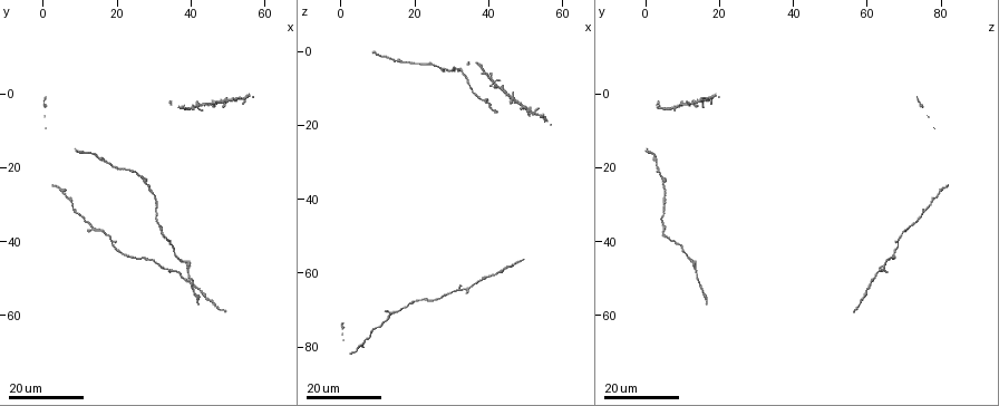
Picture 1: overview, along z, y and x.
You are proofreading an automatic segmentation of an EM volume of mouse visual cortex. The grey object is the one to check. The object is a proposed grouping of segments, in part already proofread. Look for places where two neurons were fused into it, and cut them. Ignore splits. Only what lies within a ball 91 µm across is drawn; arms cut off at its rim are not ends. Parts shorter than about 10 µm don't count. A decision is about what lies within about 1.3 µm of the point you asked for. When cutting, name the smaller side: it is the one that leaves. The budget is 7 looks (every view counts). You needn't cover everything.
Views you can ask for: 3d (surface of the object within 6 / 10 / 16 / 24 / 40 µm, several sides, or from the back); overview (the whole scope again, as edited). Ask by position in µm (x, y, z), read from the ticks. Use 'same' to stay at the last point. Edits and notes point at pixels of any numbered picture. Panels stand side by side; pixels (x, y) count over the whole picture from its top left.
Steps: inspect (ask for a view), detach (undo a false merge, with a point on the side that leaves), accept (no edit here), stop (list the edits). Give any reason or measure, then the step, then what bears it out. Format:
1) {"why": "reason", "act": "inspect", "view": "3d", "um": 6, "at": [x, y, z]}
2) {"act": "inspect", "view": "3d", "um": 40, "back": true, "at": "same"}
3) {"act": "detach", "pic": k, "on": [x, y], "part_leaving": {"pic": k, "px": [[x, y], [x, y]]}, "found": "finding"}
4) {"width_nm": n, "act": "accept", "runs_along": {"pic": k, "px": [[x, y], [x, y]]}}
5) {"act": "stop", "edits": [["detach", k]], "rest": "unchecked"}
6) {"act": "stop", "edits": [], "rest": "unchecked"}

{"why": "thick turns thin", "act": "inspect", "view": "3d", "um": 16, "at": [31.5, 37.5, 5.0]}

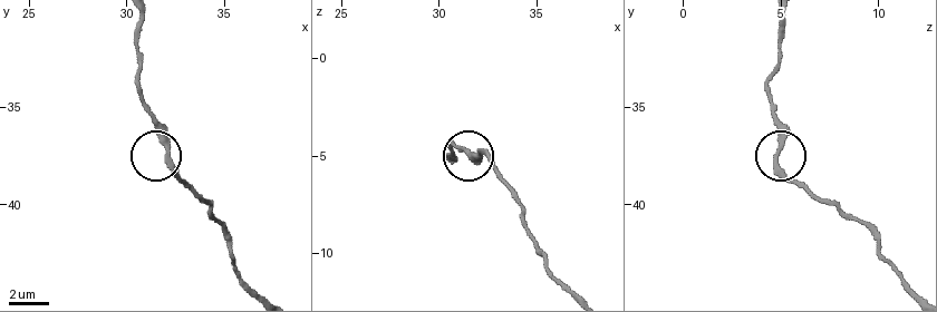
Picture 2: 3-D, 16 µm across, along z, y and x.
{"act": "inspect", "view": "3d", "um": 10, "at": [32.3, 37.8, 4.8]}

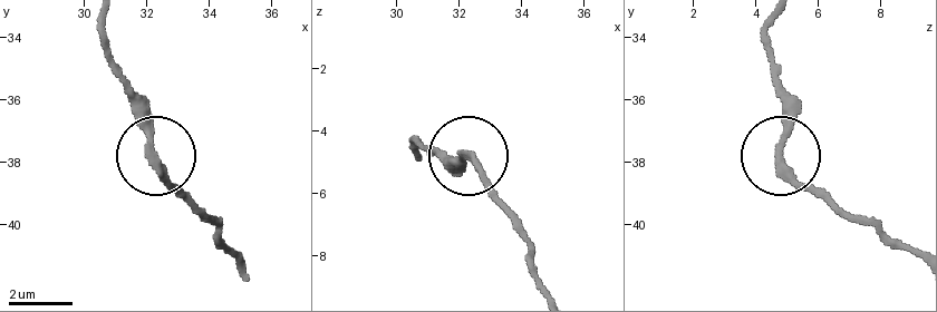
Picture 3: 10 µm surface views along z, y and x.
{"act": "accept", "runs_along": {"pic": 3, "px": [[918, 256], [830, 206], [790, 166], [782, 150], [782, 89]]}, "found": "all the same neuron"}

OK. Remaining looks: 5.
{"act": "inspect", "view": "3d", "um": 24, "at": [25.0, 21.0, 4.0]}

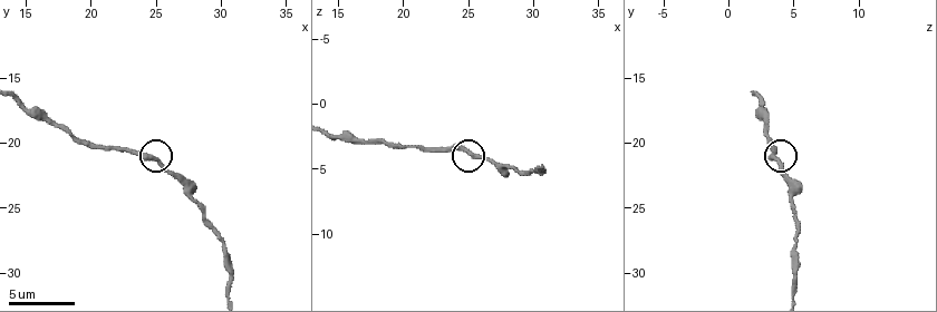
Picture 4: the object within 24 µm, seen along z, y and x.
{"act": "inspect", "view": "3d", "um": 6, "at": [24.8, 21.4, 3.6]}

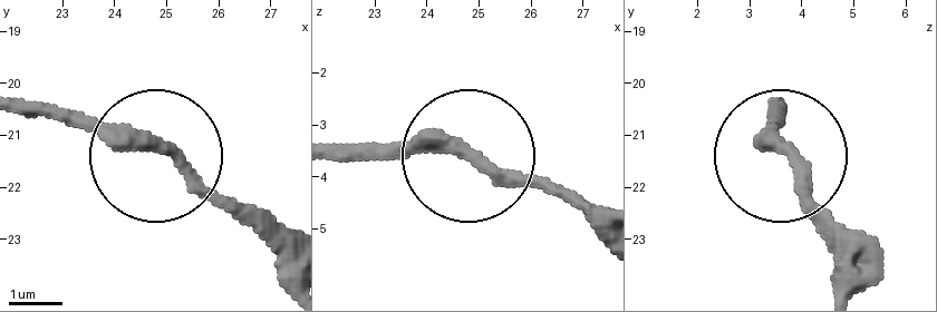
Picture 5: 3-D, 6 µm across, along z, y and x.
{"act": "accept", "runs_along": {"pic": 5, "px": [[285, 267], [164, 152], [36, 113]]}, "found": "one neuron here"}

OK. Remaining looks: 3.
{"why": "calibre changes", "act": "inspect", "view": "3d", "um": 24, "at": [35.0, 48.0, 63.5]}

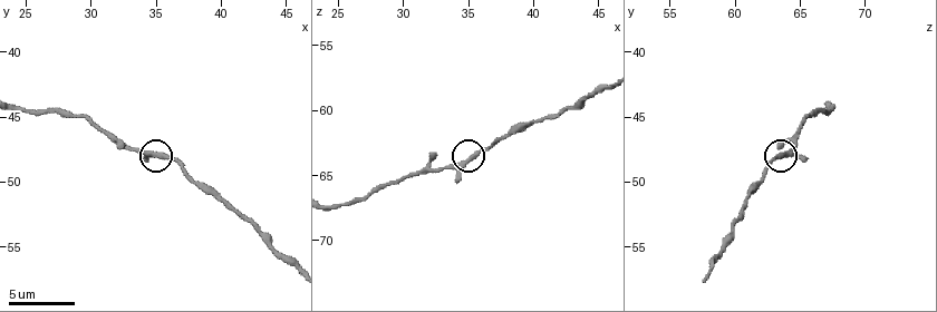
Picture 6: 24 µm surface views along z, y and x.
{"act": "inspect", "view": "3d", "um": 10, "at": [35.6, 47.8, 63.4]}

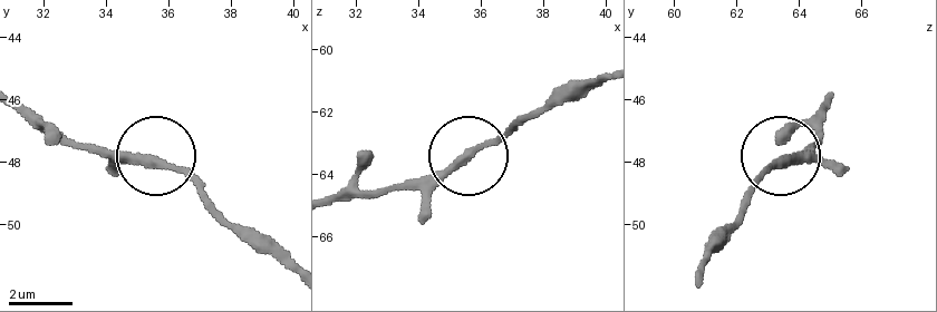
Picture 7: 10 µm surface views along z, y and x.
{"act": "accept", "found": "all the same neuron"}

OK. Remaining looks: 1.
{"why": "calibre changes", "act": "inspect", "view": "3d", "um": 10, "at": [42.8, 53.4, 60.0]}

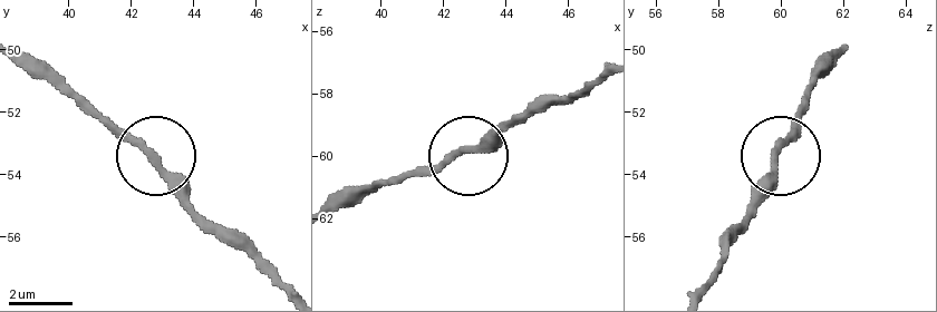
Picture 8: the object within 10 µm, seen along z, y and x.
{"act": "accept", "found": "continuous, no second neuron"}

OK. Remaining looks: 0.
{"act": "stop", "edits": [], "rest": "unchecked"}

